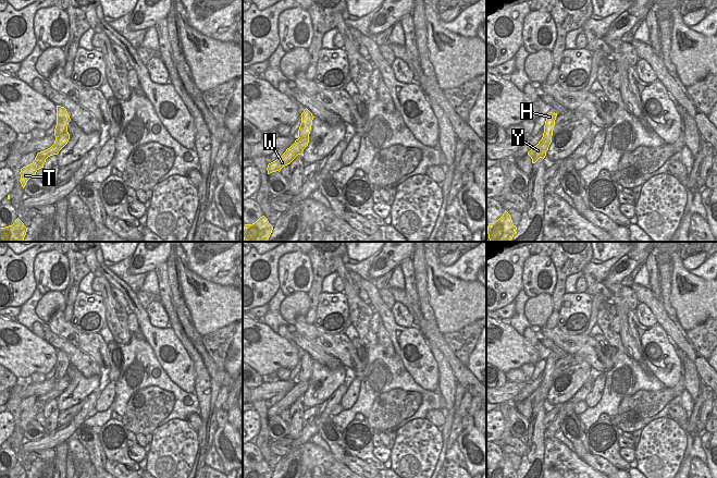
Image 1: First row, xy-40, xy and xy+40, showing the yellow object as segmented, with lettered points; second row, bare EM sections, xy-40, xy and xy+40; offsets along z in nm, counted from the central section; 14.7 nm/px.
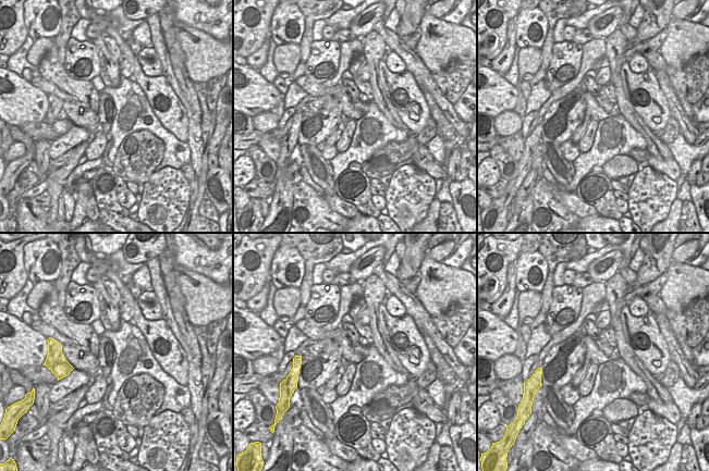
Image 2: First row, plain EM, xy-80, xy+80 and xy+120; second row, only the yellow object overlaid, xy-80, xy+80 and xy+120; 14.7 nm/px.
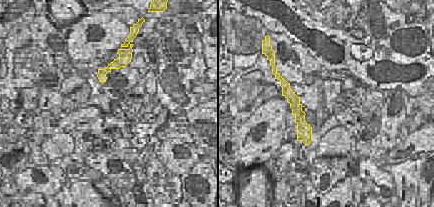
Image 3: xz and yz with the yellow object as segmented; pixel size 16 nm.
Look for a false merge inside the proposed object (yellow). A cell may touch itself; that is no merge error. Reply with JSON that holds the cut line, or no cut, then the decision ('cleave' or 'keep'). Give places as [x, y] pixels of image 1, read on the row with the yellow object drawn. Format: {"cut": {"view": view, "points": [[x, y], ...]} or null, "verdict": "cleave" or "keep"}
{"cut": {"view": "xy+40", "points": [[539, 142], [545, 143], [547, 149]]}, "verdict": "cleave"}

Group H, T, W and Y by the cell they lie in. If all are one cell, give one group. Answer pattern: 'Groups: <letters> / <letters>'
Groups: H / T W Y

